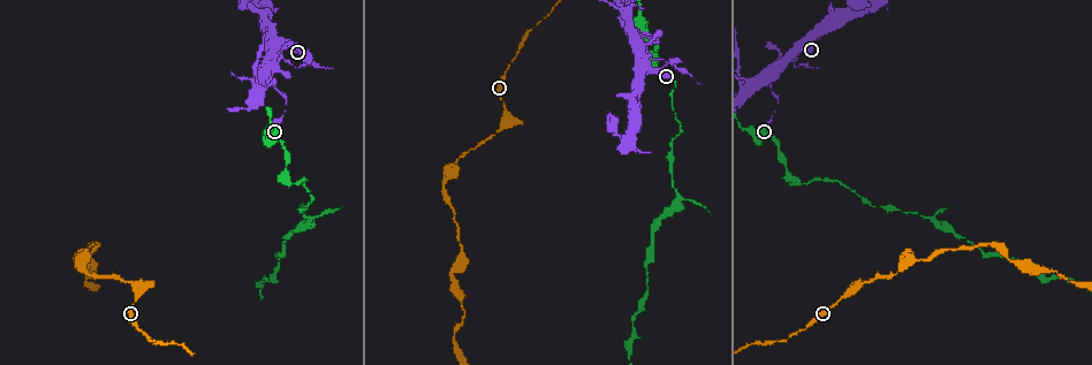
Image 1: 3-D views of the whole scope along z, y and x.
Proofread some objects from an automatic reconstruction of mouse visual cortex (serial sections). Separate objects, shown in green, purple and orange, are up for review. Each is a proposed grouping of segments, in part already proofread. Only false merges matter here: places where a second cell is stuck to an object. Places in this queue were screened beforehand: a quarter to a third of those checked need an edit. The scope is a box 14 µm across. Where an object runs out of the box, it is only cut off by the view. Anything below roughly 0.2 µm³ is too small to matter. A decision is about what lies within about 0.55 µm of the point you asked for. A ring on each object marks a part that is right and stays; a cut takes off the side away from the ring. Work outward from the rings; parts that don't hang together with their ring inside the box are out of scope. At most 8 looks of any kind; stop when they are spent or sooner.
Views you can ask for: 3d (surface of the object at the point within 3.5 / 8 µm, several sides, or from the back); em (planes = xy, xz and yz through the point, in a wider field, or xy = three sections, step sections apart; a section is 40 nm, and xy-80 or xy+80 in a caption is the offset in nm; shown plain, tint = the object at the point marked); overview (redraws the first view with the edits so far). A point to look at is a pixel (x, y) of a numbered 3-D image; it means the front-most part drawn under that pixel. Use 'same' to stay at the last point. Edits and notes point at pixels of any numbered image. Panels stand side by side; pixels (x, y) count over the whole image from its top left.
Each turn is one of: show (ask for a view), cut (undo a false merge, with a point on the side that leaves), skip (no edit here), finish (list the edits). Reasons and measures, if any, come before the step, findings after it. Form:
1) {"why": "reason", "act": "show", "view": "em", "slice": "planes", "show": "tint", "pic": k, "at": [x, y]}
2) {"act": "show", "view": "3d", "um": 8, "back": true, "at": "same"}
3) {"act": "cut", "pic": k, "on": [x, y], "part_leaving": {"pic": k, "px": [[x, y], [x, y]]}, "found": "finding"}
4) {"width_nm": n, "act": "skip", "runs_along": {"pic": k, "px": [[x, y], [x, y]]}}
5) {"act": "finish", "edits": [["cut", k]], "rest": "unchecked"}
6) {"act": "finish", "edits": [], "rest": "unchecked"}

{"why": "thin arm on a thick one", "act": "show", "view": "3d", "um": 8, "pic": 1, "at": [749, 81]}

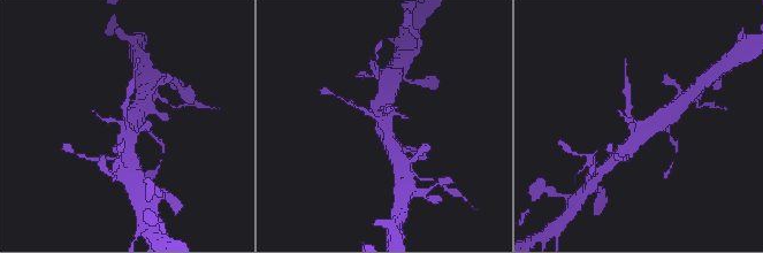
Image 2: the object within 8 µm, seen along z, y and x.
{"act": "show", "view": "em", "slice": "planes", "show": "tint", "pic": 2, "at": [384, 126]}

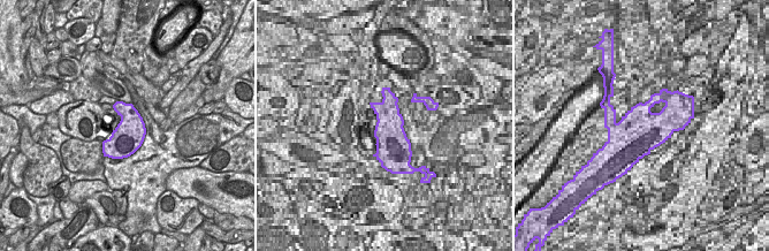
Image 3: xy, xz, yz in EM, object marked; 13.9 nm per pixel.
{"act": "skip", "runs_along": {"pic": 2, "px": [[393, 146], [387, 125], [359, 107]]}, "found": "all the same cell"}

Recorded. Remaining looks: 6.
{"why": "thick turns thin", "act": "show", "view": "3d", "um": 3.5, "pic": 1, "at": [802, 184]}

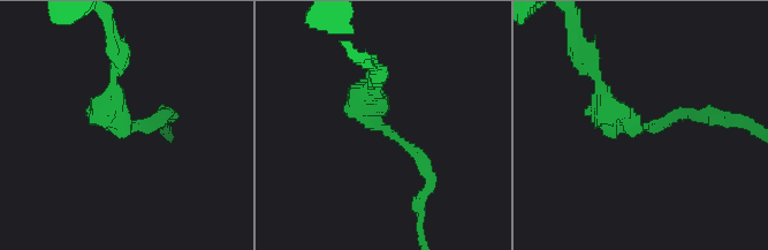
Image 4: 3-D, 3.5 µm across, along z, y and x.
{"arm_widths_nm": [200, 200], "why": "now the EM", "act": "show", "view": "em", "slice": "xy", "step": 5, "show": "tint", "pic": 4, "at": [119, 129]}

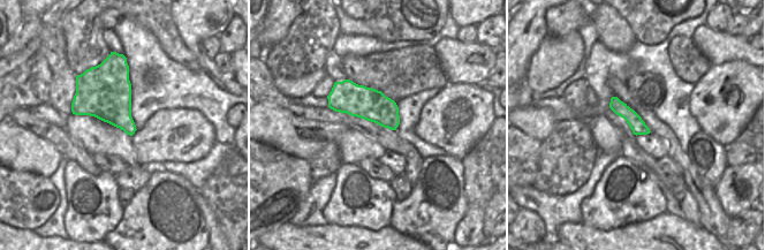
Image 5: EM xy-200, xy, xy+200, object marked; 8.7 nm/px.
{"act": "skip", "runs_along": {"pic": 5, "px": [[614, 99], [644, 131]]}, "found": "one cell here"}

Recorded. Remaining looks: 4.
{"why": "thick turns thin", "act": "show", "view": "3d", "um": 3.5, "pic": 1, "at": [931, 219]}

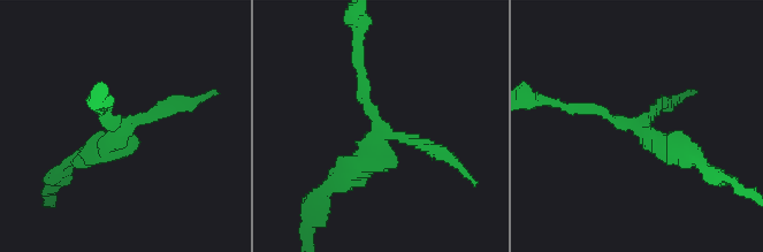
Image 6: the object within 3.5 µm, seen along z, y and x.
{"why": "need the tissue", "act": "show", "view": "em", "slice": "xy", "step": 3, "show": "tint", "pic": 6, "at": [376, 131]}

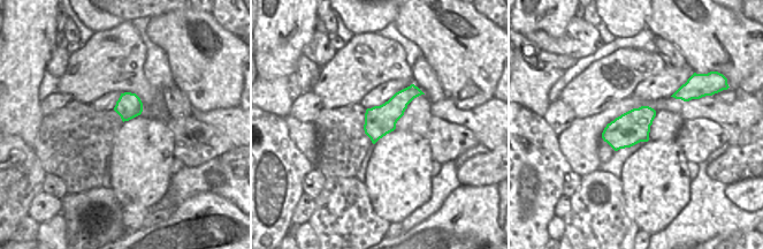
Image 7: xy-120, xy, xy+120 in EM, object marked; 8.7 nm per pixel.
{"width_nm": 260, "act": "skip", "runs_along": {"pic": 6, "px": [[579, 106], [635, 124], [694, 159]]}, "found": "all the same cell"}

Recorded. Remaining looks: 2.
{"act": "finish", "edits": [], "rest": "unchecked"}

